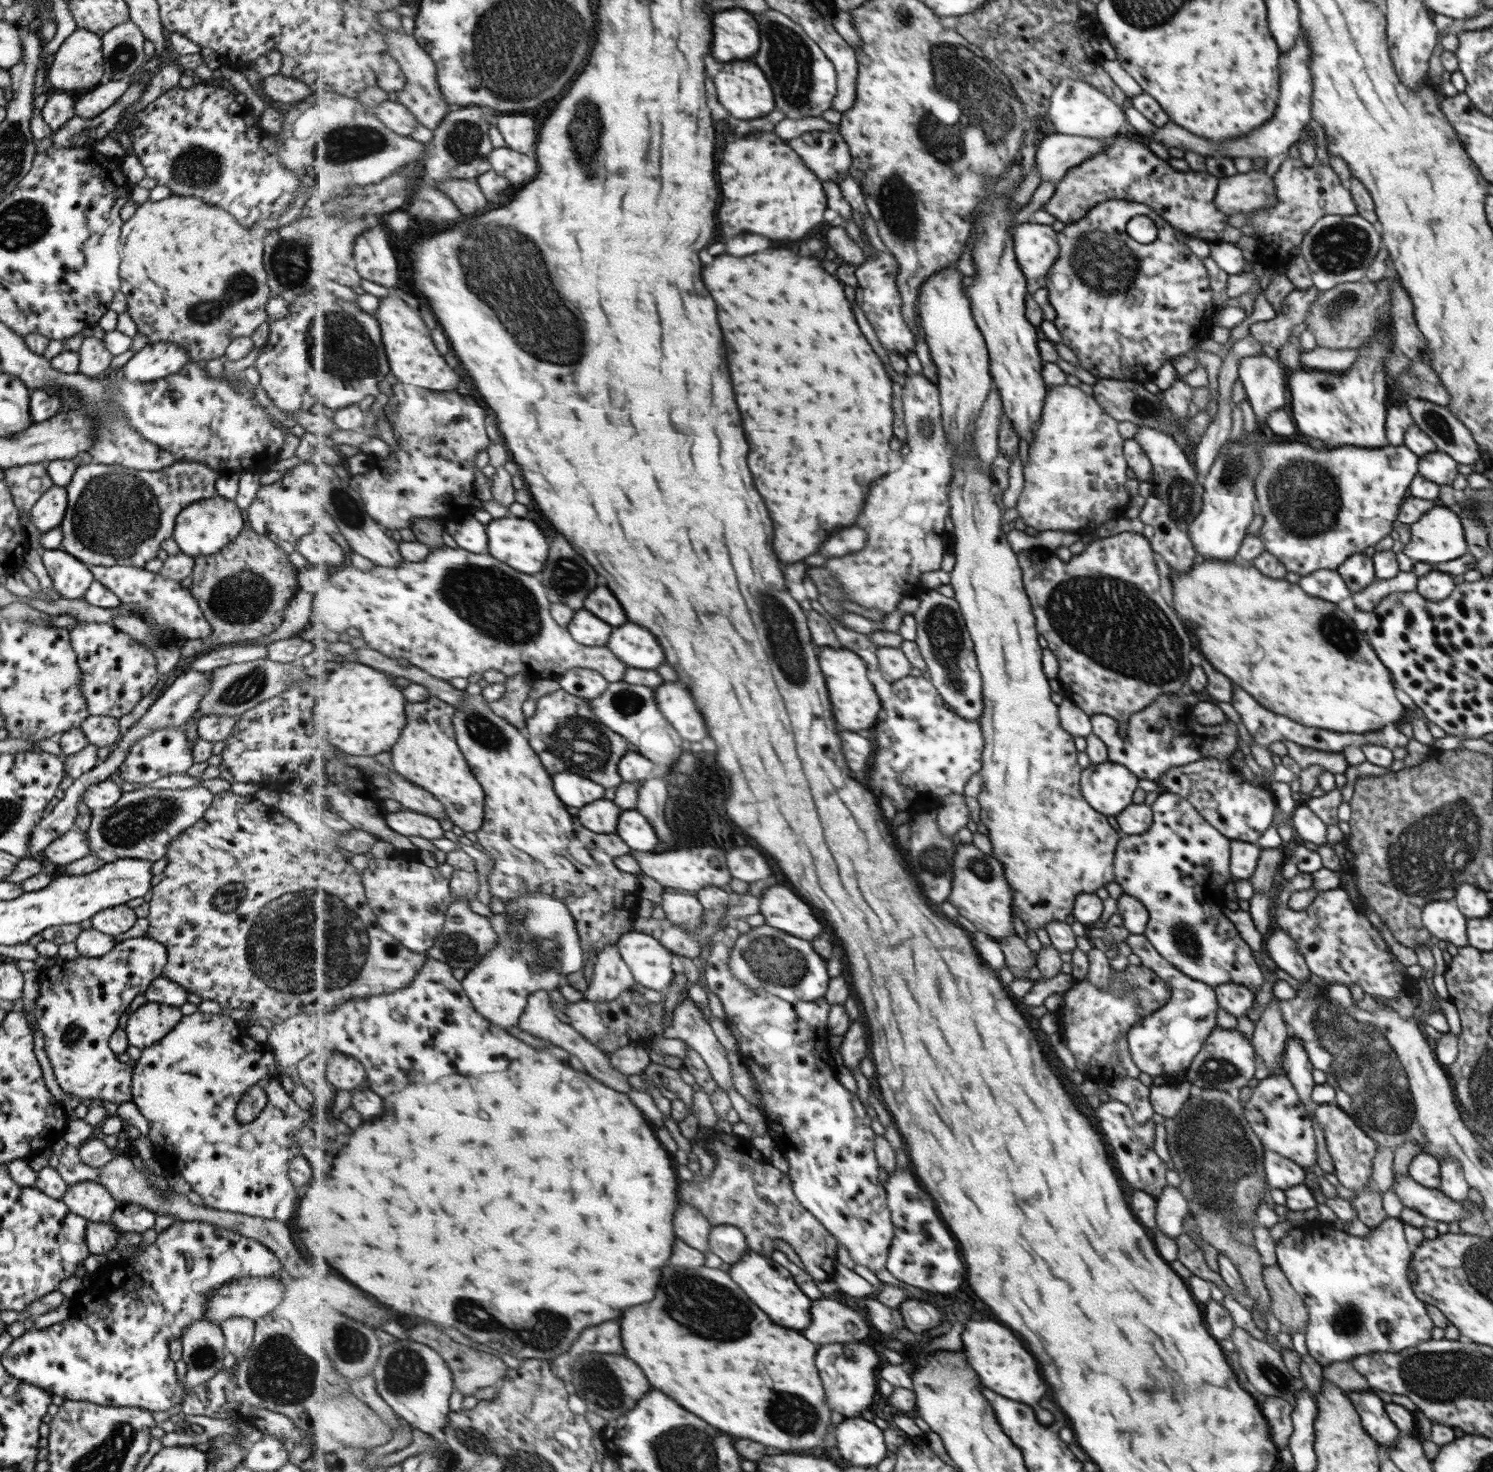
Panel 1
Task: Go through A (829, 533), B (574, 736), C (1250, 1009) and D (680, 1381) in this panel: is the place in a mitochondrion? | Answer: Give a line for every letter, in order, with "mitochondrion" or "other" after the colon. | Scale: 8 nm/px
A: other
B: mitochondrion
C: other
D: other

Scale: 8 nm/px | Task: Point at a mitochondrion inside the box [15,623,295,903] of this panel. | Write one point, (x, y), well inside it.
(135, 822)

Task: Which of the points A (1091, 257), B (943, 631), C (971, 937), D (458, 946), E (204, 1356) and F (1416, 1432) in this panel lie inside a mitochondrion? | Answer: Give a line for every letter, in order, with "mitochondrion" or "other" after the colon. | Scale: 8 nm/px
A: mitochondrion
B: mitochondrion
C: other
D: mitochondrion
E: mitochondrion
F: other

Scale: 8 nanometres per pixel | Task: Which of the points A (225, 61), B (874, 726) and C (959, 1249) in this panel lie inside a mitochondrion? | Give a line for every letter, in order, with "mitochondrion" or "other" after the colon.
A: other
B: other
C: other

